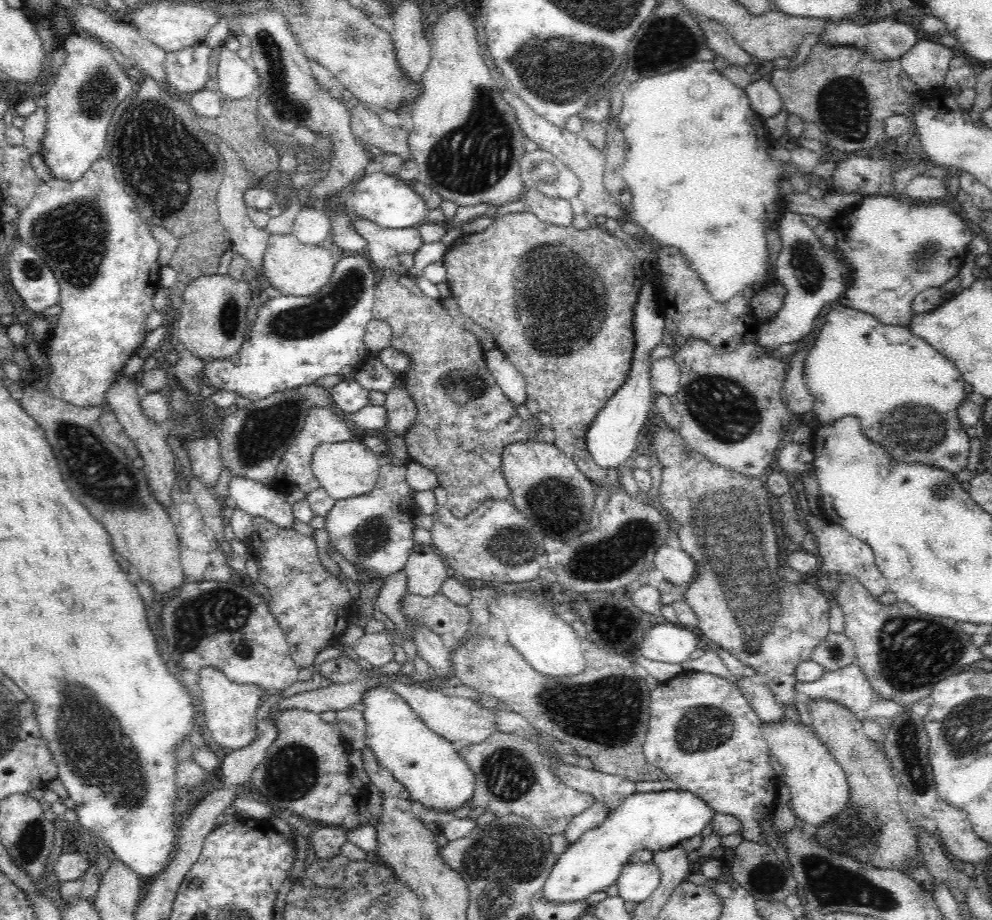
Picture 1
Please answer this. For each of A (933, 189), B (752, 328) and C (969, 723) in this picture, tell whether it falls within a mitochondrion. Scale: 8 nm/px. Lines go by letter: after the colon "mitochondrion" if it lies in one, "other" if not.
A: other
B: other
C: mitochondrion

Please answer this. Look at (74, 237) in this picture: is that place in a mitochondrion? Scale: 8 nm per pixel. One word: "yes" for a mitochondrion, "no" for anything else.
yes

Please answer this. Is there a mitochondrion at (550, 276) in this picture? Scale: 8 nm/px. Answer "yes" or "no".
yes

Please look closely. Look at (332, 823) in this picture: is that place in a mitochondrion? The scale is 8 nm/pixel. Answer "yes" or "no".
no

